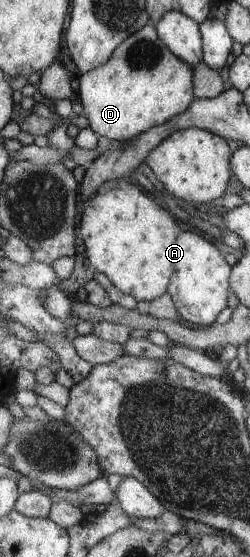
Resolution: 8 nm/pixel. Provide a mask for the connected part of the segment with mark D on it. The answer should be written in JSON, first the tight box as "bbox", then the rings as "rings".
{"bbox":[79,24,193,140],"rings":[[[146,24],[125,39],[112,54],[112,58],[100,67],[83,73],[79,78],[79,98],[87,114],[90,128],[100,136],[109,140],[129,140],[151,127],[162,125],[172,116],[185,112],[193,100],[193,69],[189,63],[181,60],[160,39],[155,25]]]}

